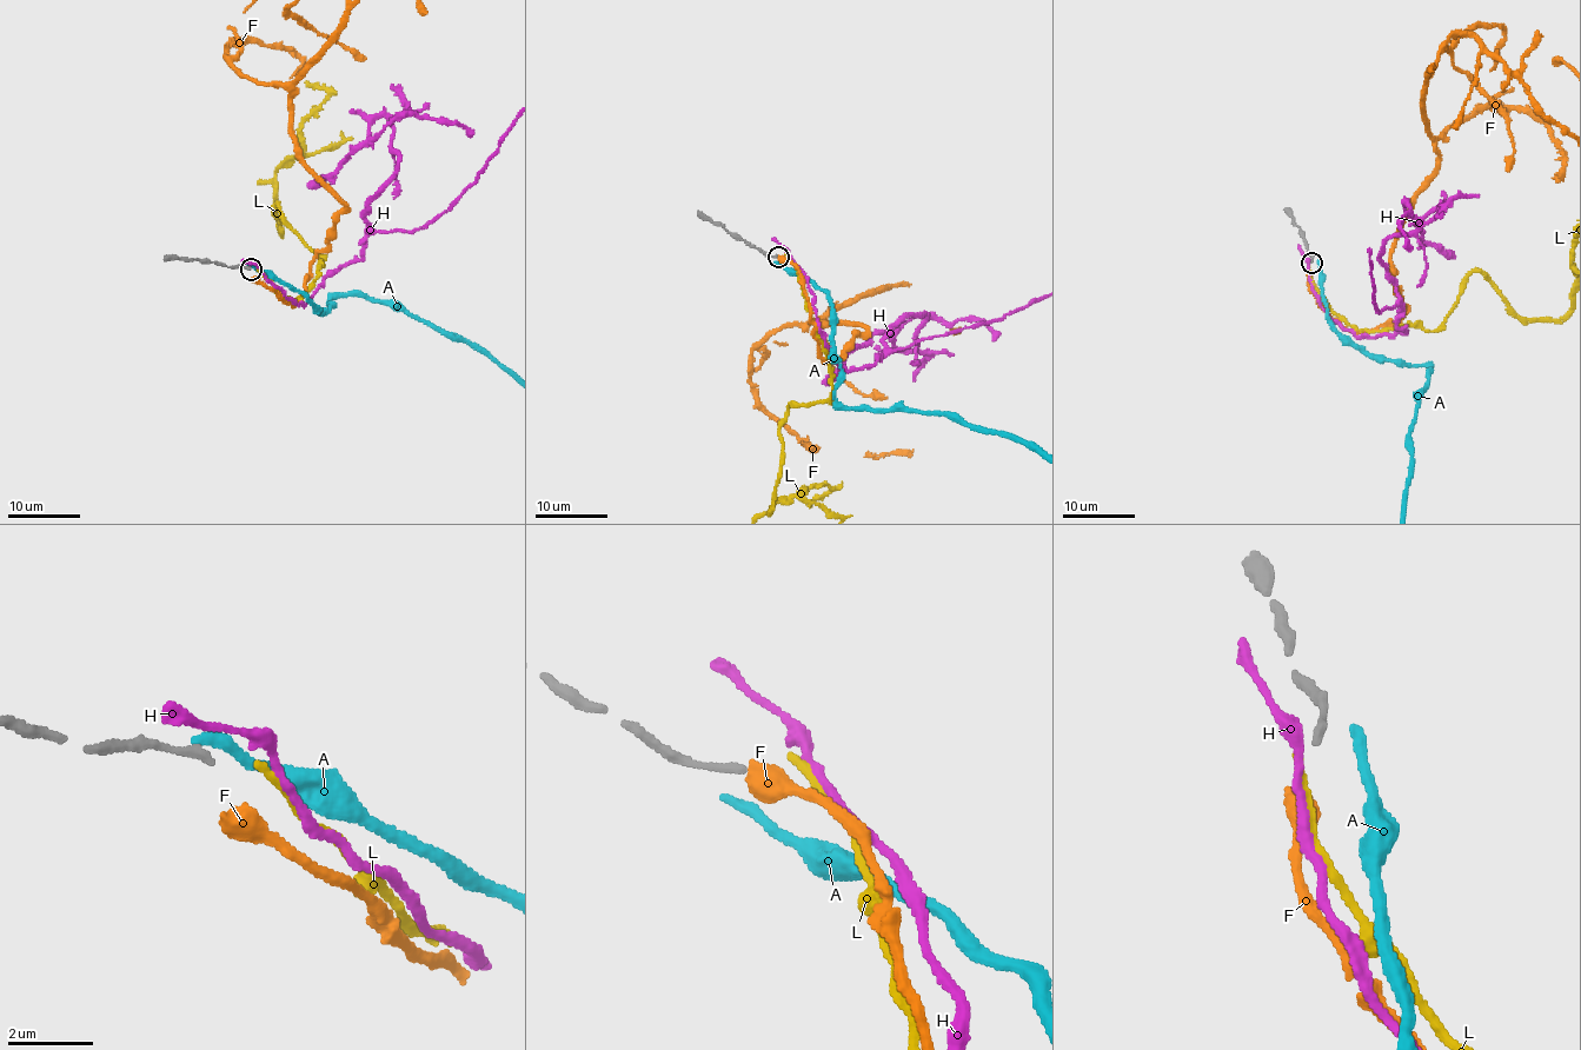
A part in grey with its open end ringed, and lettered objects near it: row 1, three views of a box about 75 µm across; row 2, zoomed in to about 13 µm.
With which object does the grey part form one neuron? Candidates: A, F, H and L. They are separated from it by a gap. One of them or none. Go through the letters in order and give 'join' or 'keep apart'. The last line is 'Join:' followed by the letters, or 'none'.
A: keep apart
F: keep apart
H: keep apart
L: keep apart
Join: none

